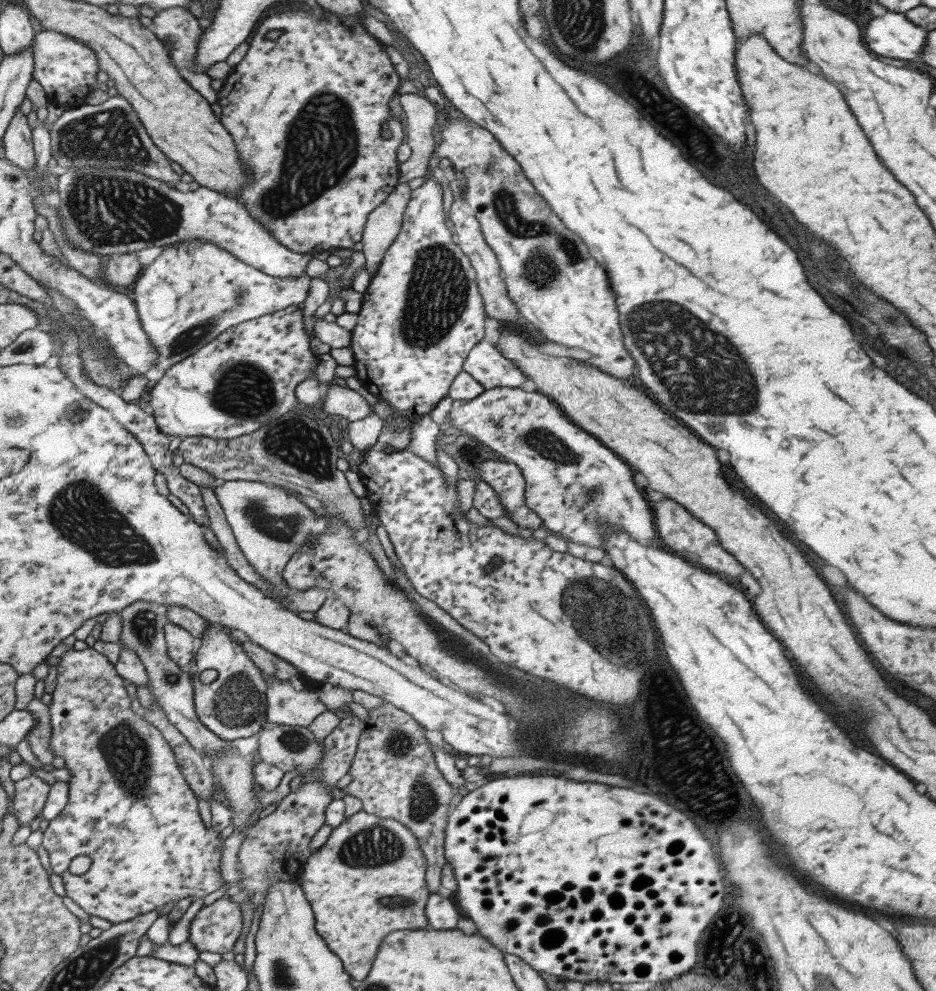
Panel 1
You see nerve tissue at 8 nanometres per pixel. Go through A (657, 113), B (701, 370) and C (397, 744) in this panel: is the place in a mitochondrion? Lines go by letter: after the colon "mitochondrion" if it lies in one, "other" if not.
A: other
B: mitochondrion
C: mitochondrion

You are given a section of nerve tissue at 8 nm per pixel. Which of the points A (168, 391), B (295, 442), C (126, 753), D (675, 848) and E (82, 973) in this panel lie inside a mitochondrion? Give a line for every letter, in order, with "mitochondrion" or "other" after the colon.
A: other
B: mitochondrion
C: mitochondrion
D: other
E: mitochondrion

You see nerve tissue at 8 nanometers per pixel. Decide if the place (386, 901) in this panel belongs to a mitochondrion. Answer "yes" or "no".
yes

